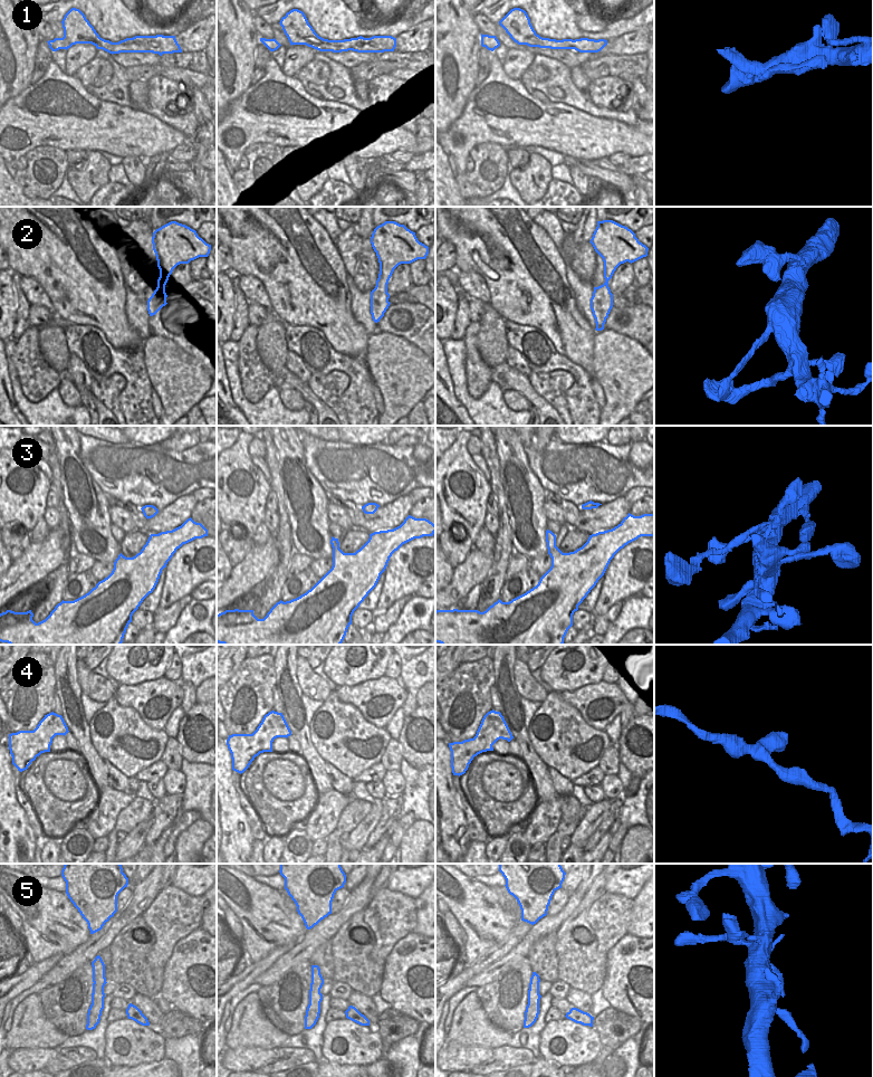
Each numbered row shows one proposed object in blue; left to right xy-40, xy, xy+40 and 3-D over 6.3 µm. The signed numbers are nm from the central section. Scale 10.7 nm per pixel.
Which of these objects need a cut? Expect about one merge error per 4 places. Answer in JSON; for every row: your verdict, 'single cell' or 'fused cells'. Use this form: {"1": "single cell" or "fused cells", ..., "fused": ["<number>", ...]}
{"1": "fused cells", "2": "single cell", "3": "single cell", "4": "single cell", "5": "fused cells", "fused": ["1", "5"]}

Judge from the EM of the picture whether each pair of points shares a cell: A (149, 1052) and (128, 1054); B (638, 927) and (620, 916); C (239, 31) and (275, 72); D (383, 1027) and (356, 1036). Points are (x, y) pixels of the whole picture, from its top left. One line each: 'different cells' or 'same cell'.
A: same cell
B: different cells
C: different cells
D: different cells

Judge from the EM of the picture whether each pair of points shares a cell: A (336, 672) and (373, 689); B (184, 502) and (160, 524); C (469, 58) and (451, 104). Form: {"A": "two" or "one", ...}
{"A": "two", "B": "one", "C": "one"}

